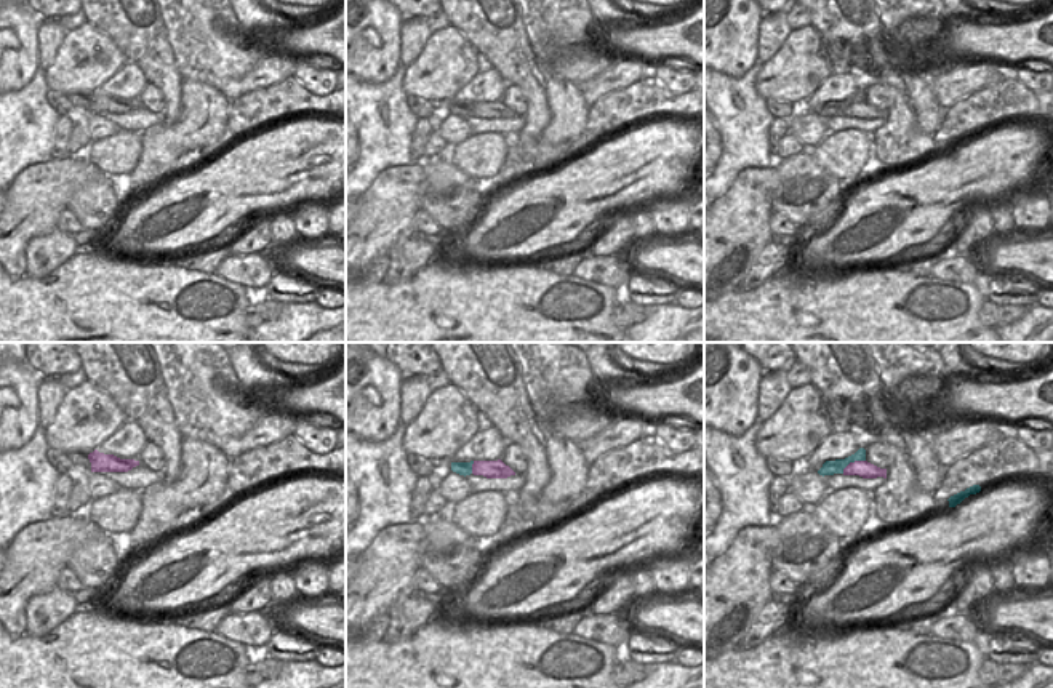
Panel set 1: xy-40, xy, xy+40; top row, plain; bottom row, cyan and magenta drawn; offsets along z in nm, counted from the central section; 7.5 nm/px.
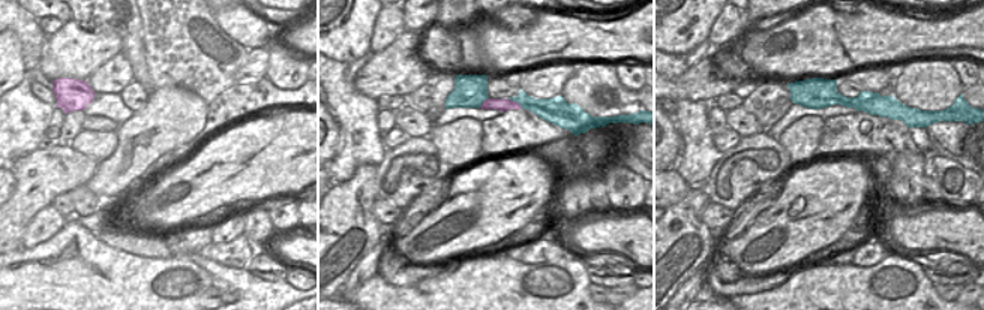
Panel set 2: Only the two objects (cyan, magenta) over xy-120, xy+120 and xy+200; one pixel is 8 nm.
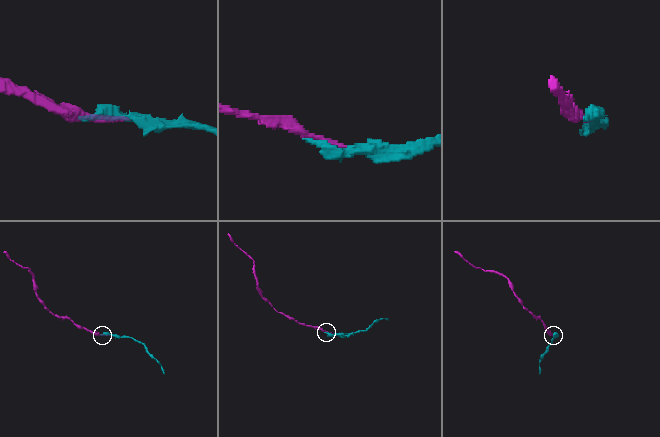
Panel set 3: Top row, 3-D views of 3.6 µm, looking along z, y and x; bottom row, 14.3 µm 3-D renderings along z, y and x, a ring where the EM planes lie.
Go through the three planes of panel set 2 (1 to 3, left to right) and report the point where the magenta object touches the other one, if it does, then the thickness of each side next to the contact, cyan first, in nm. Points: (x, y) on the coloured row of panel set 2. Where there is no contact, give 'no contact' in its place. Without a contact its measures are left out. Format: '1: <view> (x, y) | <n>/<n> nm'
1: no contact
2: xy+120 (516, 101) | 170/100 nm
3: no contact

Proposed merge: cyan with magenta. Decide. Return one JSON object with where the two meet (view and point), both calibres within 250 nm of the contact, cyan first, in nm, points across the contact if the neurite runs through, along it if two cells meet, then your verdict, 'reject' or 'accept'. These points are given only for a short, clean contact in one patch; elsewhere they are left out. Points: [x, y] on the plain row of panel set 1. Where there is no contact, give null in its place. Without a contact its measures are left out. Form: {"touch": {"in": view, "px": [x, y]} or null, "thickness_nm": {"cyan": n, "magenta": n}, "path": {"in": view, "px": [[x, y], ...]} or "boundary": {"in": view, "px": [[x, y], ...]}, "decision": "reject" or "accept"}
{"touch": {"in": "xy+40", "px": [852, 103]}, "thickness_nm": {"cyan": 120, "magenta": 130}, "decision": "accept"}

